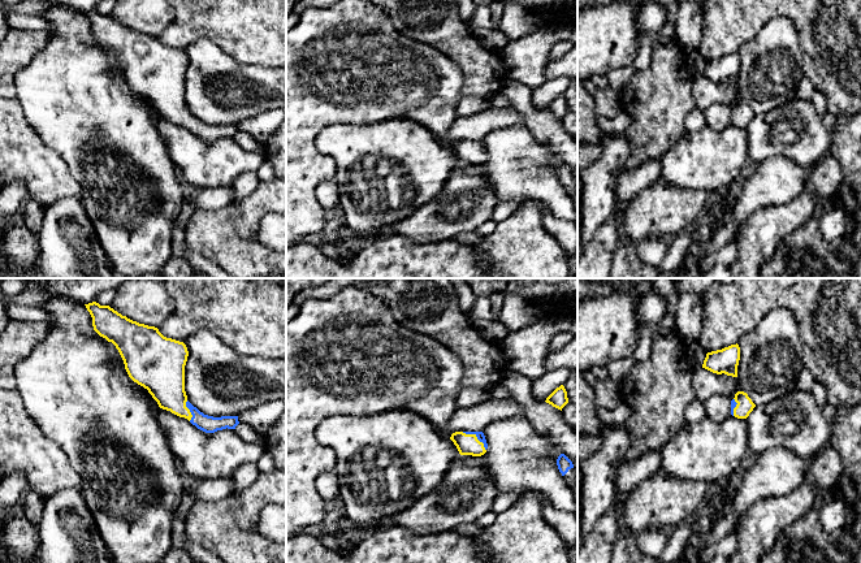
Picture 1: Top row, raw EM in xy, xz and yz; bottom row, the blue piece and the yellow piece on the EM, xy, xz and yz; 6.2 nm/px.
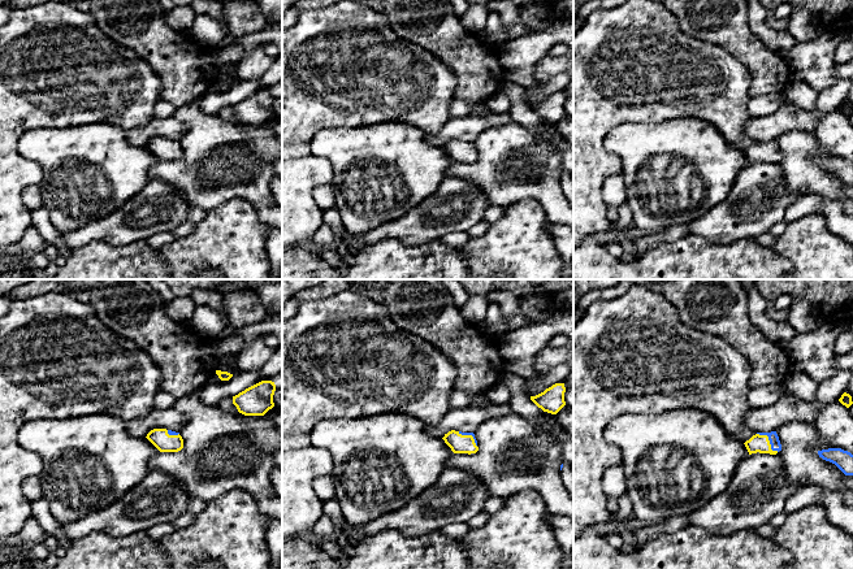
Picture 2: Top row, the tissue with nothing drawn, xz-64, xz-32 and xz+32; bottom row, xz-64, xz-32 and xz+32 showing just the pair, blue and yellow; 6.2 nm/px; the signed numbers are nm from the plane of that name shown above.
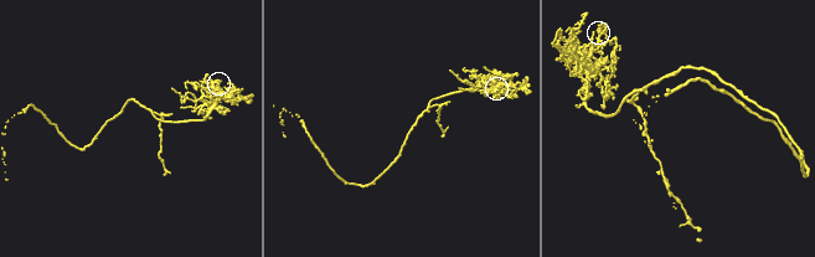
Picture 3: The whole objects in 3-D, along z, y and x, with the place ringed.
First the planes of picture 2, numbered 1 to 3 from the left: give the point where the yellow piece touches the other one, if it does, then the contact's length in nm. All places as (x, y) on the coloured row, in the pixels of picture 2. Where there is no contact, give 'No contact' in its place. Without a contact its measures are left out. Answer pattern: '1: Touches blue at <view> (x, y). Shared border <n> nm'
1: Touches blue at xz-64 (172, 434). Shared border 80 nm
2: Touches blue at xz-32 (470, 434). Shared border 150 nm
3: Touches blue at xz+32 (769, 439). Shared border 180 nm

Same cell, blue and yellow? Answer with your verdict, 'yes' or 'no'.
yes

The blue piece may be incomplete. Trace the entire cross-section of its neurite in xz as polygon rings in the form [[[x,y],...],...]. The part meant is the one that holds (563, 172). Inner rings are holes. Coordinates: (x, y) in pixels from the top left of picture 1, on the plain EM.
[[[561,163],[557,168],[557,174],[562,185],[566,187],[566,190],[574,198],[577,198],[577,186],[575,183],[572,170],[564,163]]]

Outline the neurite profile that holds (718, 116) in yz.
[[[713,103],[704,111],[706,125],[715,131],[722,131],[731,125],[731,109],[724,103]]]

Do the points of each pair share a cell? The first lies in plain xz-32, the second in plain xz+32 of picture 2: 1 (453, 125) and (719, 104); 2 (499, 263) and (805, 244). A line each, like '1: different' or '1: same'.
1: different
2: same

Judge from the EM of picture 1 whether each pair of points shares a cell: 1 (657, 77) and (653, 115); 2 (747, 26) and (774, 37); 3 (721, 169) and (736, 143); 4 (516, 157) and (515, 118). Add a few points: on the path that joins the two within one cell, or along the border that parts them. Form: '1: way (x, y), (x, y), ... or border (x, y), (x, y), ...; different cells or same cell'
1: way (657, 86), (657, 105); same cell
2: border (787, 18), (770, 18), (736, 51); different cells
3: way (721, 163), (721, 159), (730, 150); same cell
4: border (523, 124), (497, 128), (487, 135); different cells

